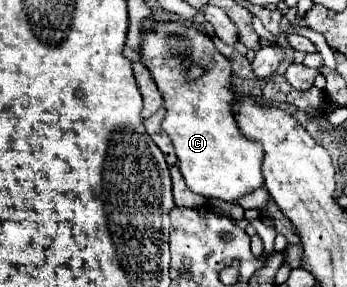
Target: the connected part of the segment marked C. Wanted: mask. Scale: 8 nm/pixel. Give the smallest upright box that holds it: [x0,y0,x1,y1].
[140,22,264,204]

